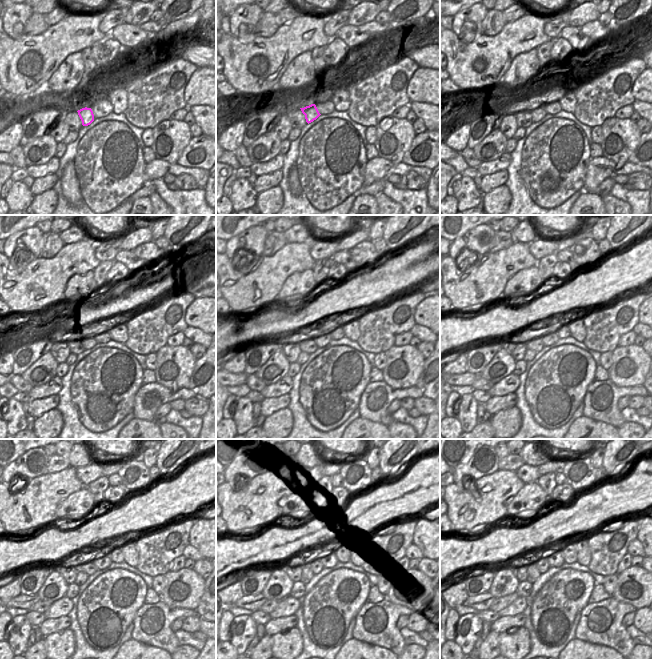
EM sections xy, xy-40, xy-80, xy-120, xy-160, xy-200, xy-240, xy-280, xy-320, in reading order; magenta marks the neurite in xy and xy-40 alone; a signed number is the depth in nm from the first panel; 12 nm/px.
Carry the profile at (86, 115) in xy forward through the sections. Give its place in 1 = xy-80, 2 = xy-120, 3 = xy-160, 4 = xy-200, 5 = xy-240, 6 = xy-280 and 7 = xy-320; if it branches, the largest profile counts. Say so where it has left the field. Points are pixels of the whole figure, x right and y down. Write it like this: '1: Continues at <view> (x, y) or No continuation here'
1: Continues at xy-80 (537, 113)
2: Continues at xy-120 (90, 335)
3: Continues at xy-160 (321, 339)
4: Continues at xy-200 (551, 337)
5: Continues at xy-240 (103, 561)
6: Continues at xy-280 (328, 560)
7: Continues at xy-320 (555, 559)

